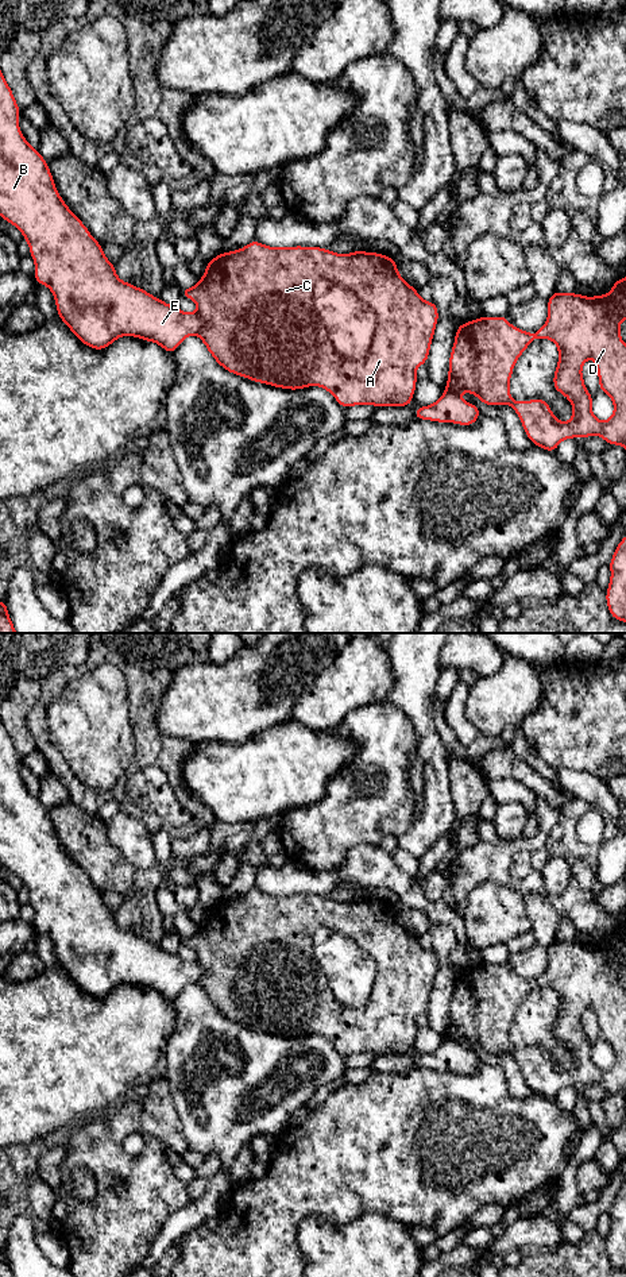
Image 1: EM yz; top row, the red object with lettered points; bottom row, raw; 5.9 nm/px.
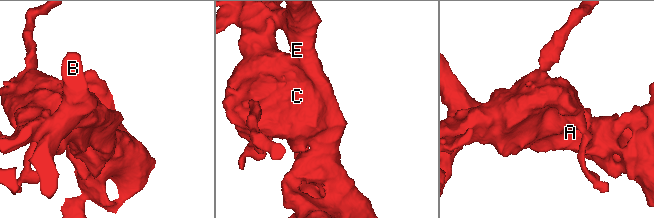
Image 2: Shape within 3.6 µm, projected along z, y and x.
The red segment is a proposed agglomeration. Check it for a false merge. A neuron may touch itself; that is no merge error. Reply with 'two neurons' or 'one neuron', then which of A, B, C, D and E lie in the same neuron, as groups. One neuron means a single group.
two neurons; A C / B D E

